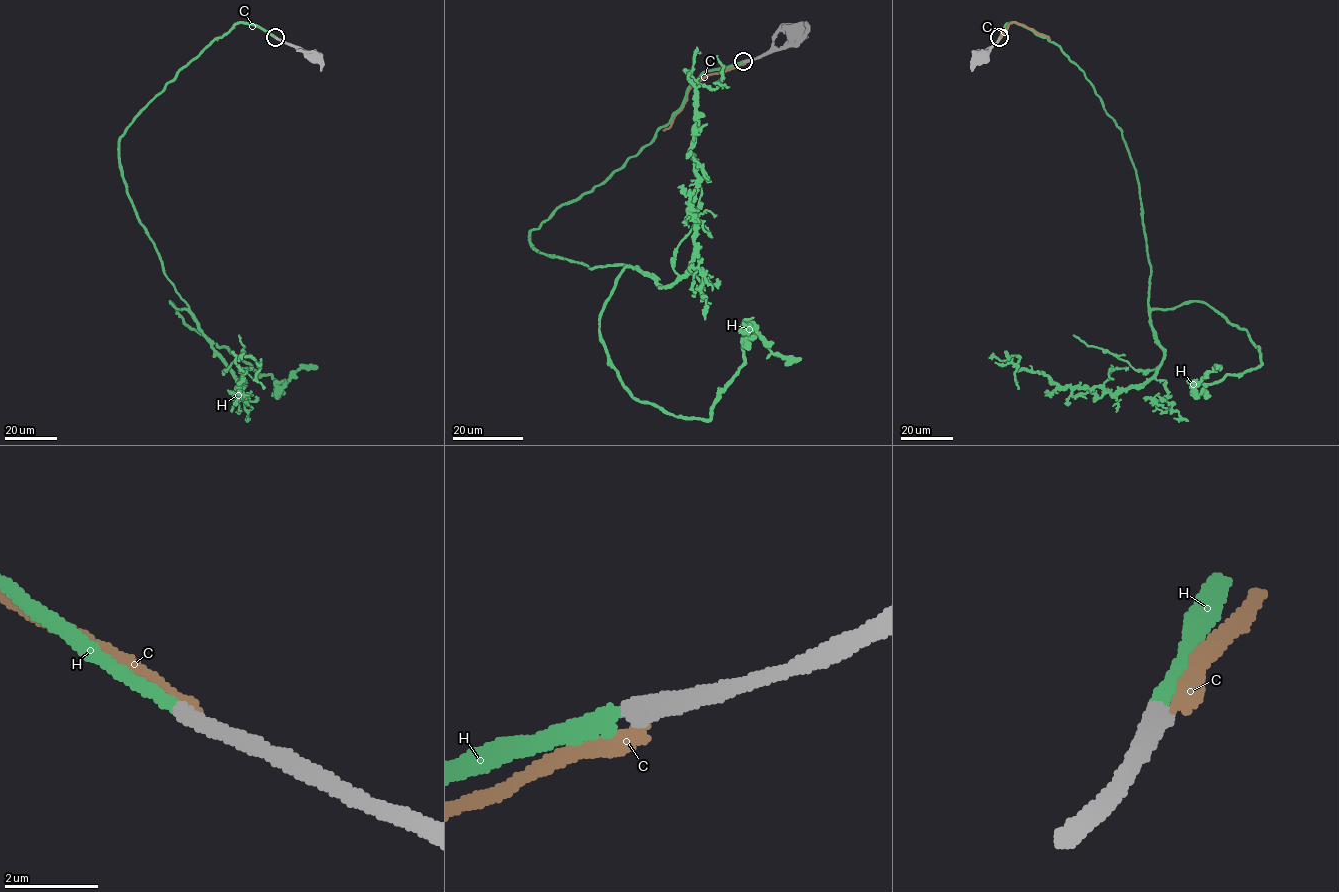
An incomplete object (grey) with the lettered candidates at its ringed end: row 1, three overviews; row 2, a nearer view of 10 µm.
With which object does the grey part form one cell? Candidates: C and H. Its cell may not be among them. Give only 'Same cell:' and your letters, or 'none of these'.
Same cell: H

